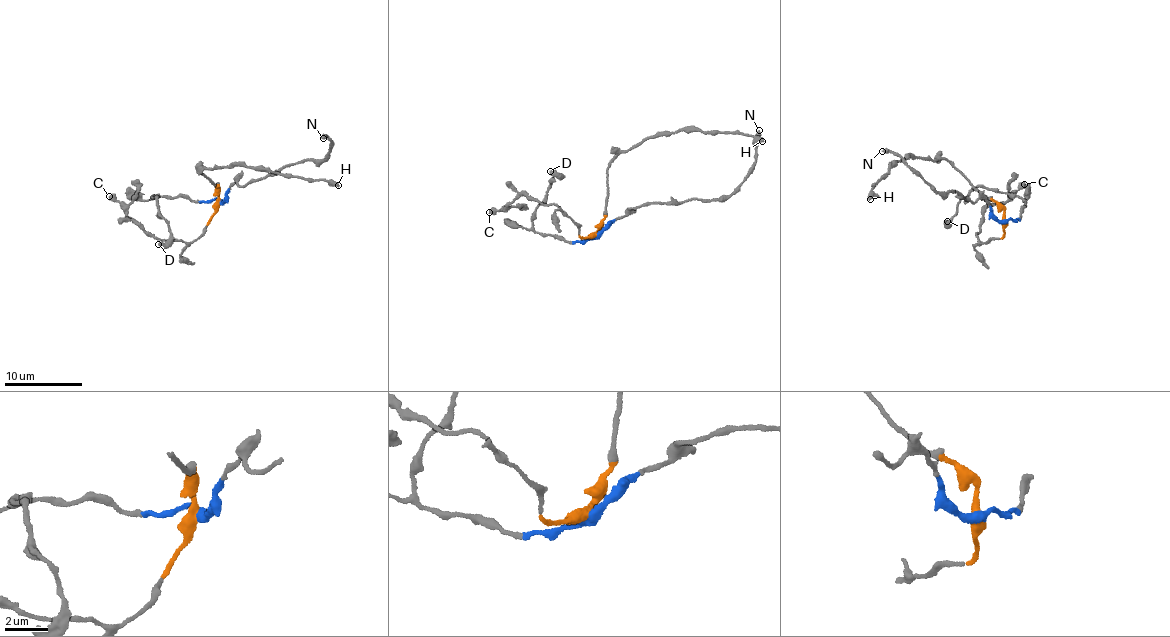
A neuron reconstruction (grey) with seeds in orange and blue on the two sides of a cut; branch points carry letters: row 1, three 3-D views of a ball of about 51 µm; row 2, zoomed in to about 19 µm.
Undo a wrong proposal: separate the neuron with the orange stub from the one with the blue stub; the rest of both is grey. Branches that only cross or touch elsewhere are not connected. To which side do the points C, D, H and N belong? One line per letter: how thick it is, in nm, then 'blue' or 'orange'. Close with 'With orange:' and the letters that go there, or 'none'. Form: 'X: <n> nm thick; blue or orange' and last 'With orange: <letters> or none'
C: 550 nm thick; orange
D: 480 nm thick; blue
H: 480 nm thick; orange
N: 360 nm thick; blue
With orange: C, H

